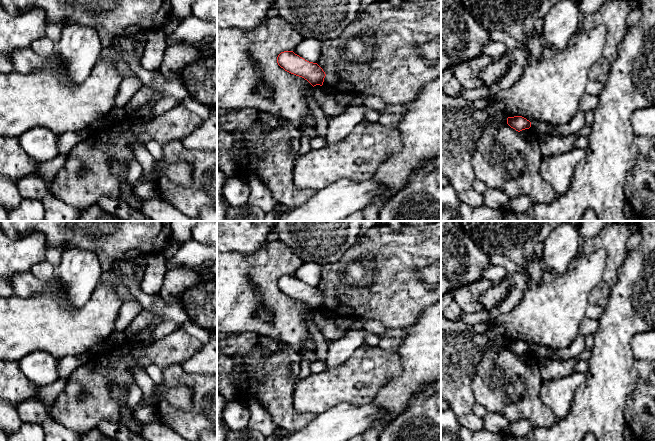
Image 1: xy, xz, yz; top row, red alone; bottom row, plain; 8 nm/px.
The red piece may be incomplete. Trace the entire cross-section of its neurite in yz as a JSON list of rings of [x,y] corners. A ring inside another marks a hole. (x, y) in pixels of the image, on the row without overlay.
[[[522,340],[508,341],[507,348],[518,356],[531,351],[531,346]]]

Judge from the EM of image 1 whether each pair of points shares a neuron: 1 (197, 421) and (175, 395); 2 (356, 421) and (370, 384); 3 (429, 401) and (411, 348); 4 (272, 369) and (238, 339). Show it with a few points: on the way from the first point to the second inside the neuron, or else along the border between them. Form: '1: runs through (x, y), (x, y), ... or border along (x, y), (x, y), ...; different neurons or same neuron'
1: border along (194, 393), (186, 410), (179, 410), (165, 400); different neurons
2: border along (371, 402), (365, 405), (338, 405); different neurons
3: border along (430, 383), (425, 385), (408, 404); different neurons
4: border along (256, 343), (244, 352), (234, 354), (231, 357); different neurons

